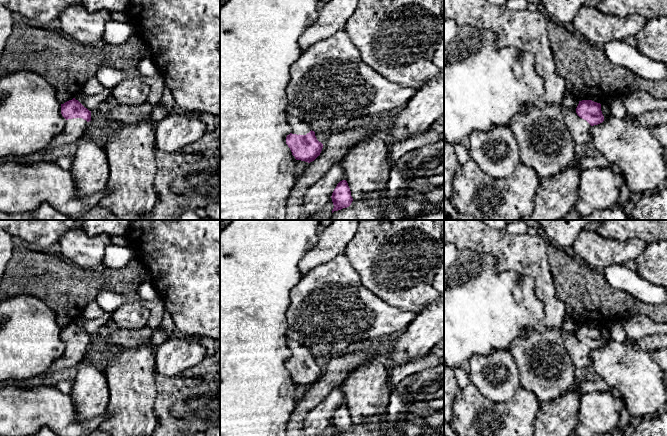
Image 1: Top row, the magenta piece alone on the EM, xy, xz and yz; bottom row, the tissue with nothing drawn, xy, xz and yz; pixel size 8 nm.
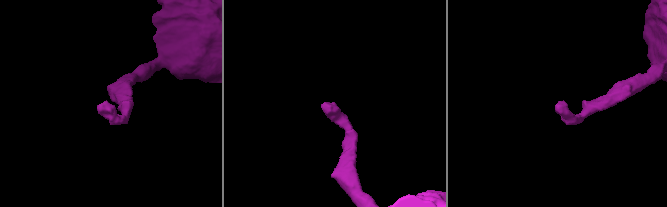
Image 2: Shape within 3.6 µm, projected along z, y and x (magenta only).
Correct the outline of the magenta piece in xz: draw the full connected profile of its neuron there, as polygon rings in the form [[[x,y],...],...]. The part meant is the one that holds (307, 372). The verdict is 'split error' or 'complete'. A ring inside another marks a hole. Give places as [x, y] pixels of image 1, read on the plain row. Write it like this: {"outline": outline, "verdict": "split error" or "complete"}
{"outline": [[[287,339],[287,346],[291,350],[291,357],[286,361],[286,368],[296,384],[314,385],[321,377],[323,368],[315,360],[315,356],[308,348],[299,342]]], "verdict": "split error"}

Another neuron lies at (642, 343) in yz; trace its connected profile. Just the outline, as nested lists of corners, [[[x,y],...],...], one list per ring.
[[[667,334],[642,337],[635,340],[635,345],[643,350],[667,348]]]

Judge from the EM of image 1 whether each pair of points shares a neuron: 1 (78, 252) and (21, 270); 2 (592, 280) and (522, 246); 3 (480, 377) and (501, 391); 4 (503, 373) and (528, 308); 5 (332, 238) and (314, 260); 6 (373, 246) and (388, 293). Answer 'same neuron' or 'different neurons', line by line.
1: different neurons
2: different neurons
3: same neuron
4: different neurons
5: same neuron
6: same neuron

